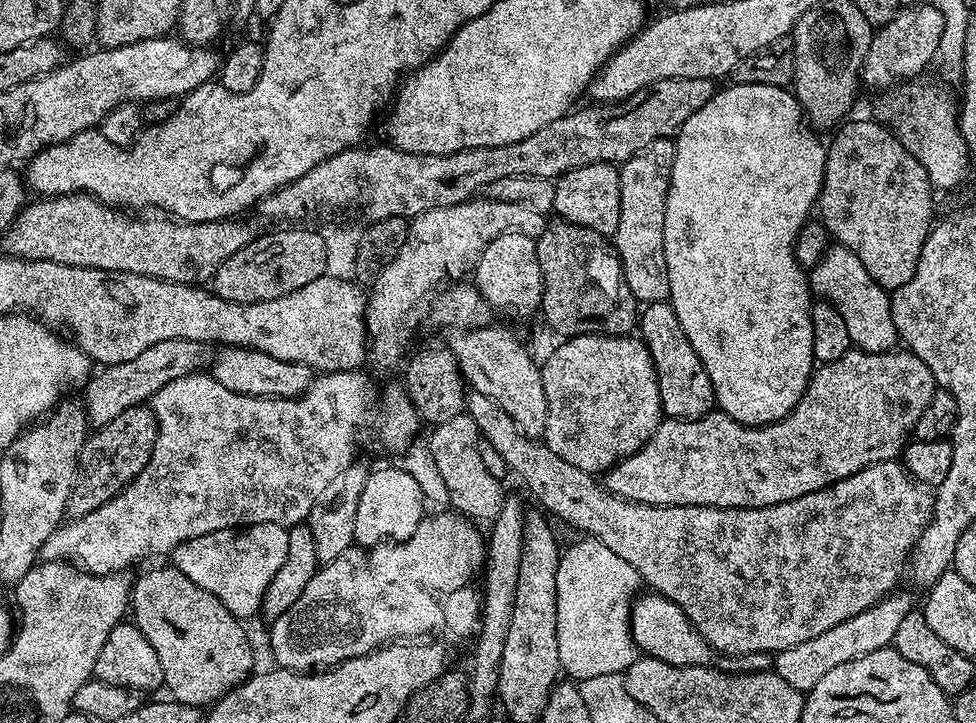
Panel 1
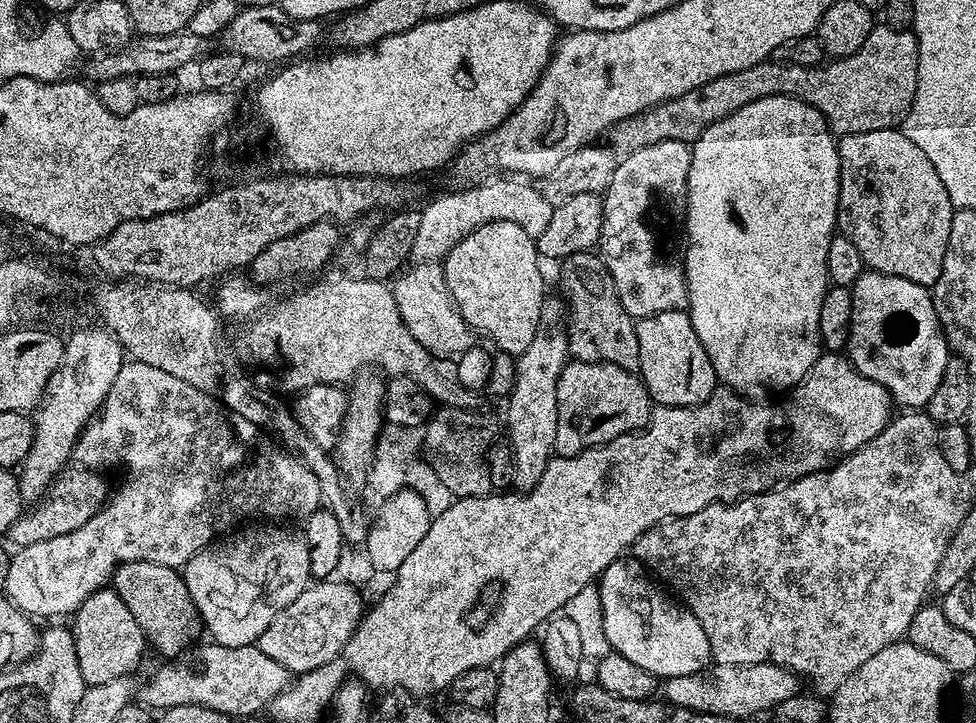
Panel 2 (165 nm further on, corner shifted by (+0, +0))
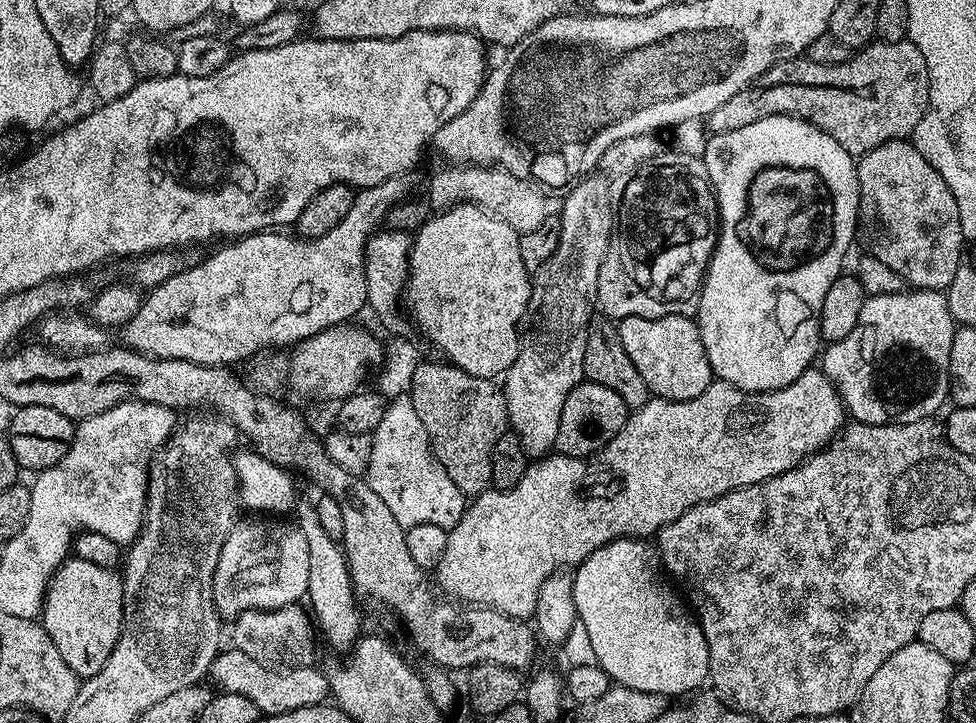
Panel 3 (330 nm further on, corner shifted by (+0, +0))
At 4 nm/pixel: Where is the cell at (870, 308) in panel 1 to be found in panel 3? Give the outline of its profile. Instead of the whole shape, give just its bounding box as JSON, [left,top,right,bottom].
[822,290,957,424]

